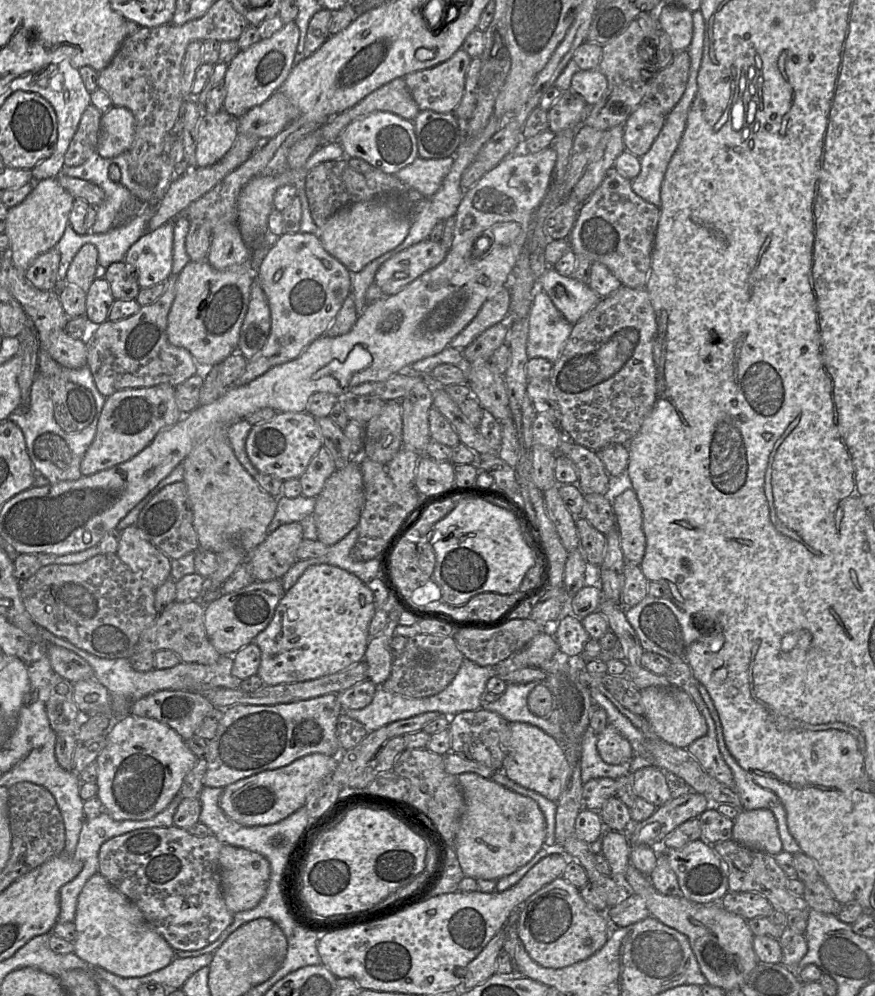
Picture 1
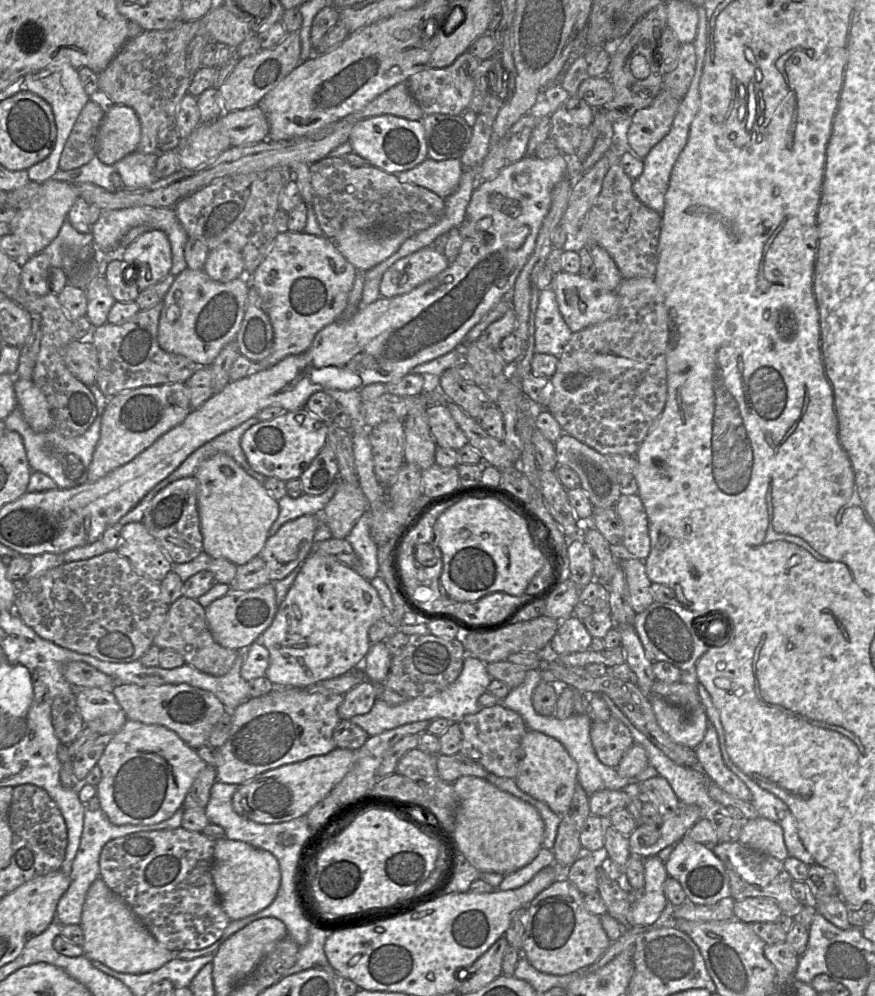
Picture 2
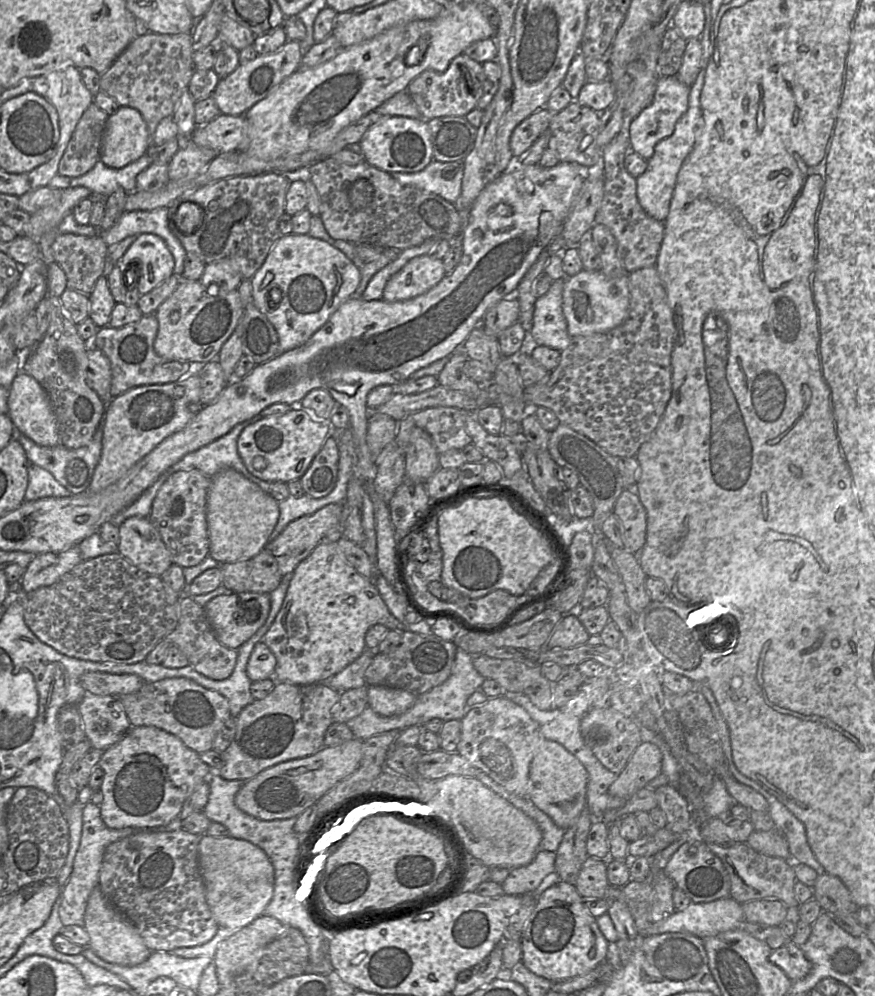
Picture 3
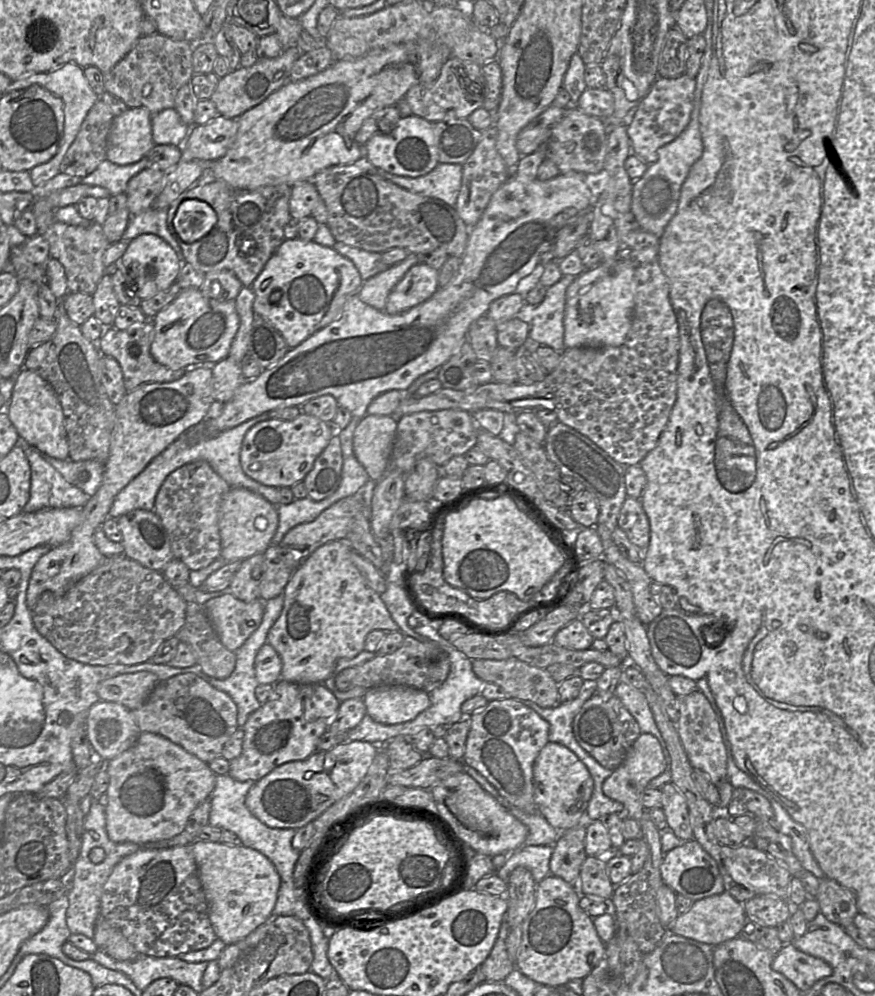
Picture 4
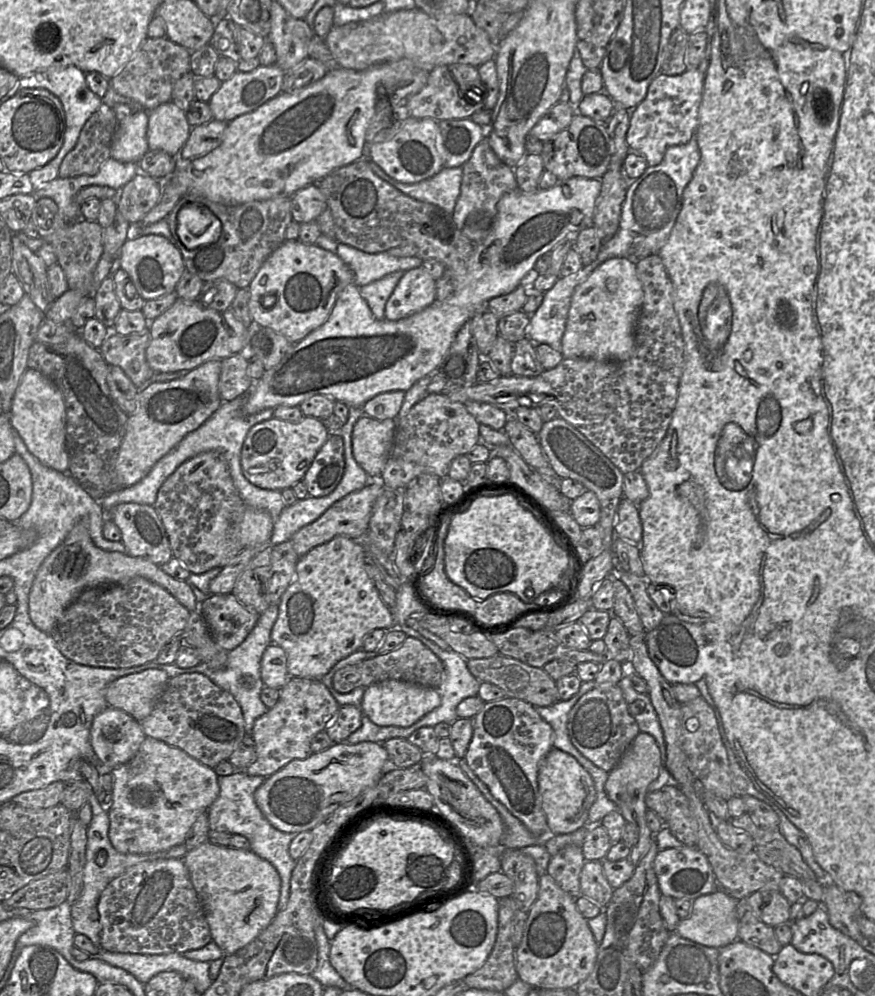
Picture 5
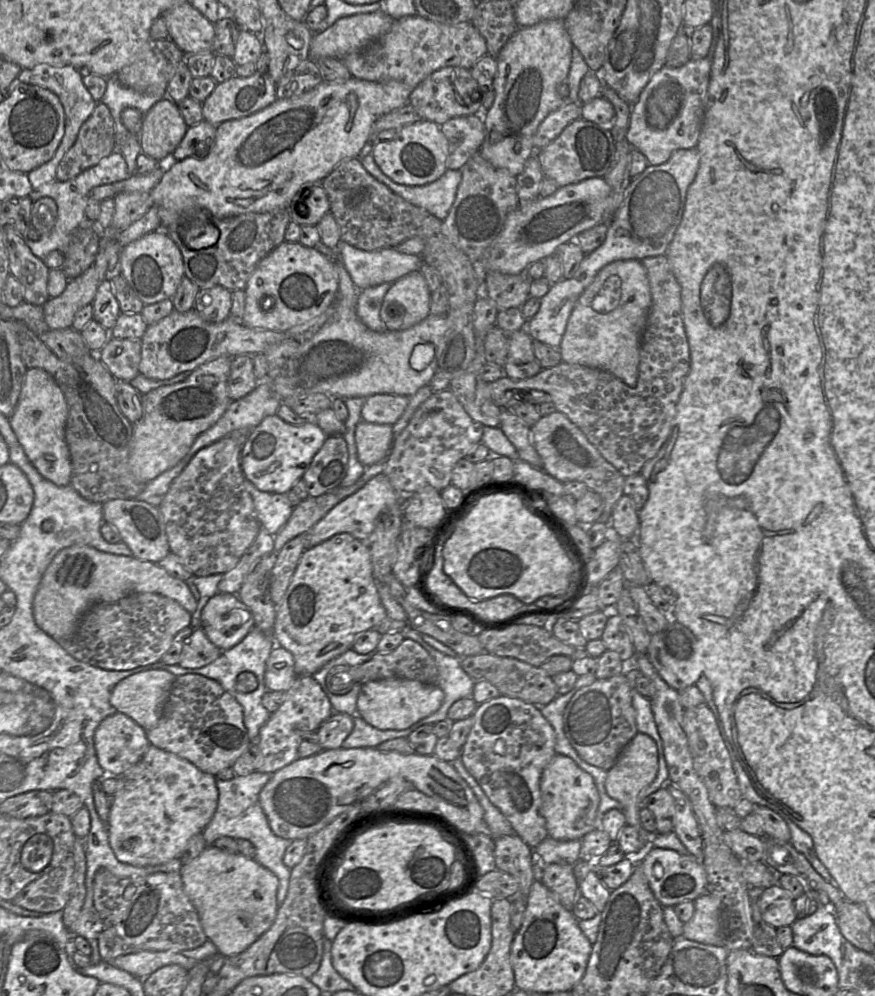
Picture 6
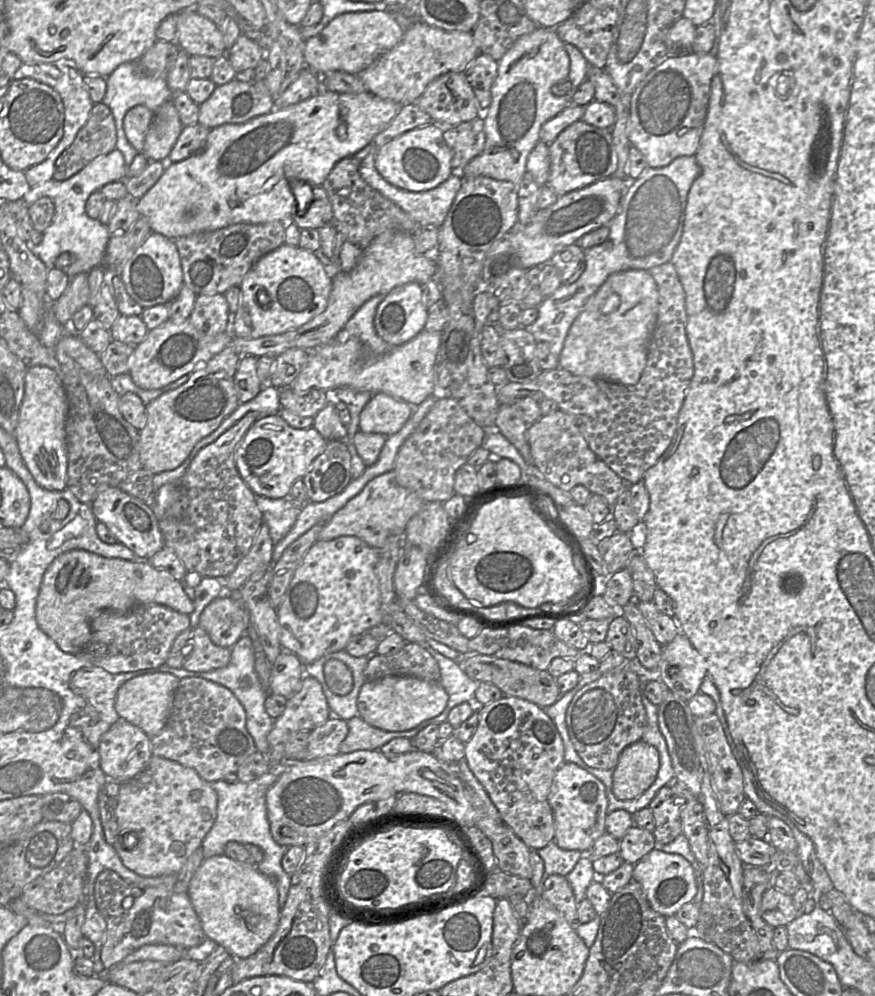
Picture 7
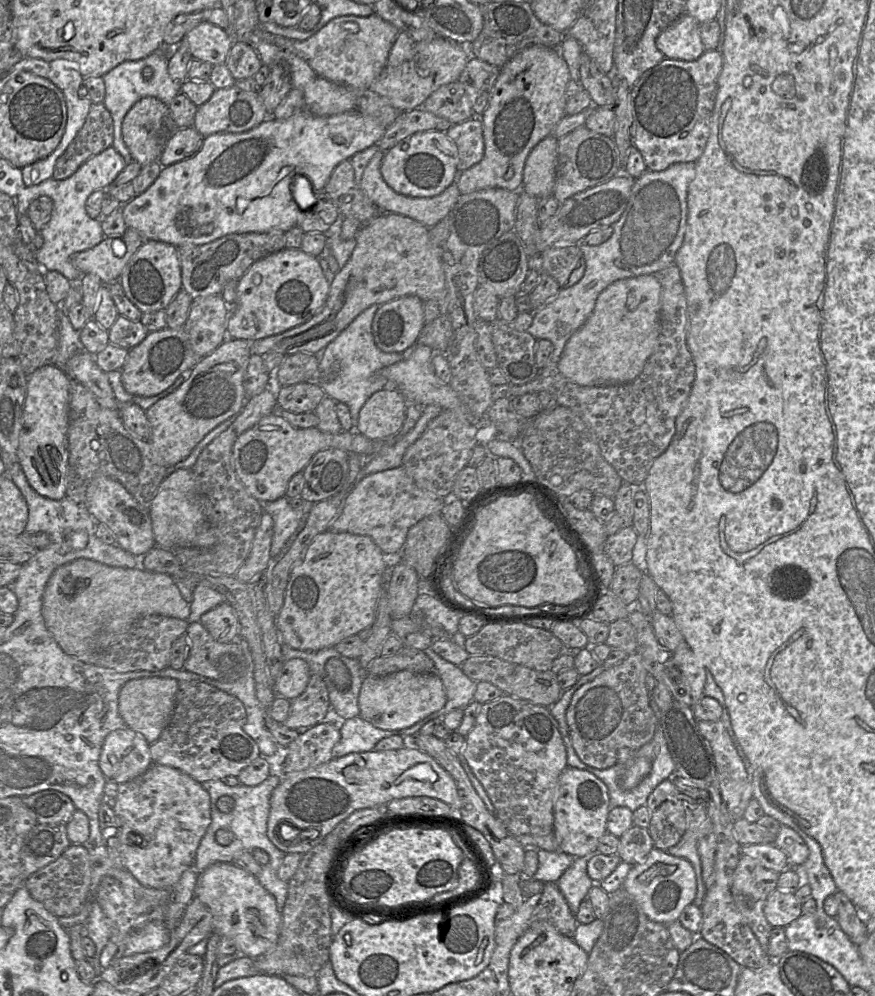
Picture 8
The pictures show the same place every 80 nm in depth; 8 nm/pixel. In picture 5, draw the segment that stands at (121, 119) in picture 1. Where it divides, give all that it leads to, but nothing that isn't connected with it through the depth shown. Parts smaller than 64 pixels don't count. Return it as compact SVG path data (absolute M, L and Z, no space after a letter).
M134 110L129 117L118 122L111 143L111 158L119 162L139 163L144 154L149 151L148 114L146 110Z

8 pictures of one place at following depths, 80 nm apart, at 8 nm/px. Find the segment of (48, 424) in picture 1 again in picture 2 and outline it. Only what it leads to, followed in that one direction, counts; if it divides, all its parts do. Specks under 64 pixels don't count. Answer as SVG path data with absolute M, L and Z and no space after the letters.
M97 384L88 387L93 393L97 403L97 417L88 430L82 435L65 437L55 426L48 431L37 432L25 421L19 407L16 407L4 419L7 430L16 431L21 435L32 471L45 473L53 479L58 488L69 489L88 482L88 468L100 438L102 417L109 401L109 398L102 394Z

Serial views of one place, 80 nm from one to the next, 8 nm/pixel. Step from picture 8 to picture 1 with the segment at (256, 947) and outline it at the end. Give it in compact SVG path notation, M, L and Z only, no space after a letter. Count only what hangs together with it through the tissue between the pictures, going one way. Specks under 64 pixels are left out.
M223 844L219 856L219 872L223 898L228 910L233 914L255 908L266 894L270 863L259 853Z

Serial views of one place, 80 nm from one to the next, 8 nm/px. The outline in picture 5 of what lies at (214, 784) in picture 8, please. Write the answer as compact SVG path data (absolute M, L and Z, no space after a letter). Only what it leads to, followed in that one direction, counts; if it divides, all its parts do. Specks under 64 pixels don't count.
M244 771L218 776L219 794L207 814L210 830L244 836L250 843L250 850L274 866L281 880L277 906L277 910L280 911L286 907L290 895L290 879L296 861L289 854L289 846L297 834L285 833L274 828L257 806L254 793L266 778L268 777L251 776Z

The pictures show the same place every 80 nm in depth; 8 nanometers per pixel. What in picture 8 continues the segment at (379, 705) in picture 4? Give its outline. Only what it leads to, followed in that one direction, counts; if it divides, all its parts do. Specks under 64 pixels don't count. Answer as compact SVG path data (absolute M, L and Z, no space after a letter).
M403 670L385 676L367 674L358 697L359 716L382 730L402 730L439 711L446 701L443 683L436 672L415 673Z

